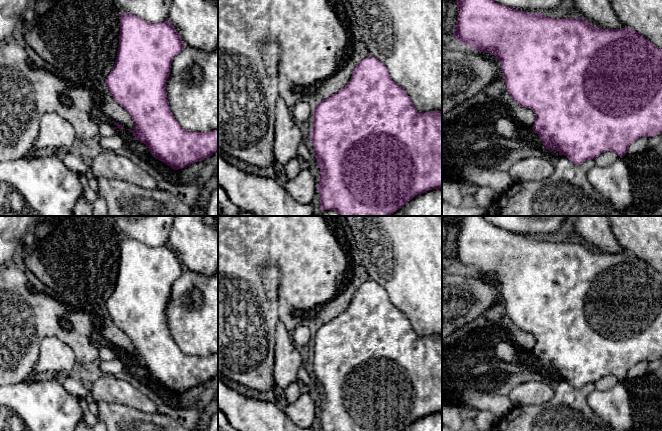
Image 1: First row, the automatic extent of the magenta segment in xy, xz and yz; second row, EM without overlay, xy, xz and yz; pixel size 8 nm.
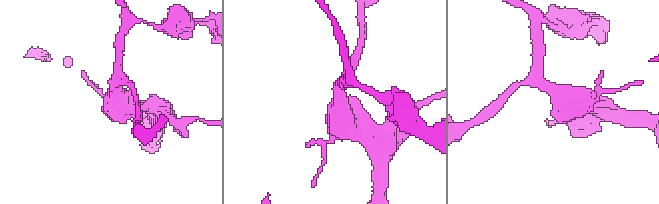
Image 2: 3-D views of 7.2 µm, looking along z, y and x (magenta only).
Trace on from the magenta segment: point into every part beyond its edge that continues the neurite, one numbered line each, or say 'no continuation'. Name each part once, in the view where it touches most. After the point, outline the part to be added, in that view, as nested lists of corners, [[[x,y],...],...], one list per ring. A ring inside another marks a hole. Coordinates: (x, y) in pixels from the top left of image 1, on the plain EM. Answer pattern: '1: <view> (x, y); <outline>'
no continuation

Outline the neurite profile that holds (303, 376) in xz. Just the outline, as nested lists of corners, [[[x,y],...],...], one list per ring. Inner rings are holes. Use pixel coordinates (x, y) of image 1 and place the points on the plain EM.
[[[304,362],[298,370],[298,379],[299,382],[304,383],[309,388],[309,394],[313,399],[318,412],[318,407],[321,403],[321,395],[315,381],[309,376],[308,371],[306,369],[306,363]]]

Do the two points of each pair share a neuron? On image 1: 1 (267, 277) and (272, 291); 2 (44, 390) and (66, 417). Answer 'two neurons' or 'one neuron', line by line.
1: one neuron
2: one neuron

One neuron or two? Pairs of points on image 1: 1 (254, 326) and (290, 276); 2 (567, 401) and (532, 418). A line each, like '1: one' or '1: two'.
1: one
2: one

